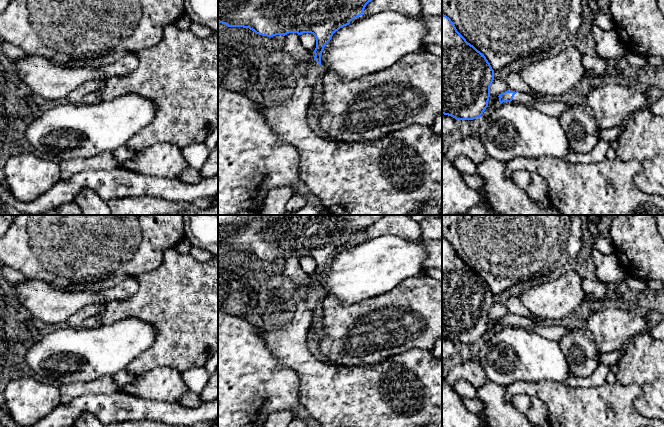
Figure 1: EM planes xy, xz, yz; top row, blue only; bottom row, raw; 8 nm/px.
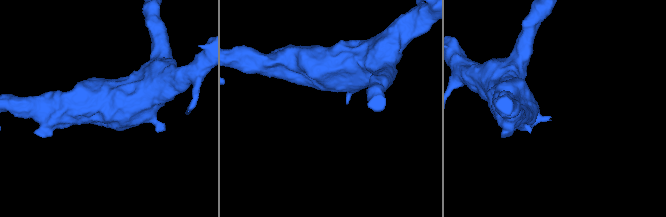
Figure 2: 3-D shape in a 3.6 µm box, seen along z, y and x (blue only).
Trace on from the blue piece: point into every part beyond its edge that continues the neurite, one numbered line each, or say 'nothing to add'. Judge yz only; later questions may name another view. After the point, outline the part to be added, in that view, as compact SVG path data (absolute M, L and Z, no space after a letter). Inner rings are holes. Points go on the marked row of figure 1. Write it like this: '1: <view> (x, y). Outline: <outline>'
1: yz (552, 108). Outline: M517 92L513 100L511 101L516 104L525 104L531 107L536 108L540 112L553 116L559 117L561 114L566 112L570 108L570 104L565 102L557 102L557 101L537 101L534 99L534 96L526 93Z

